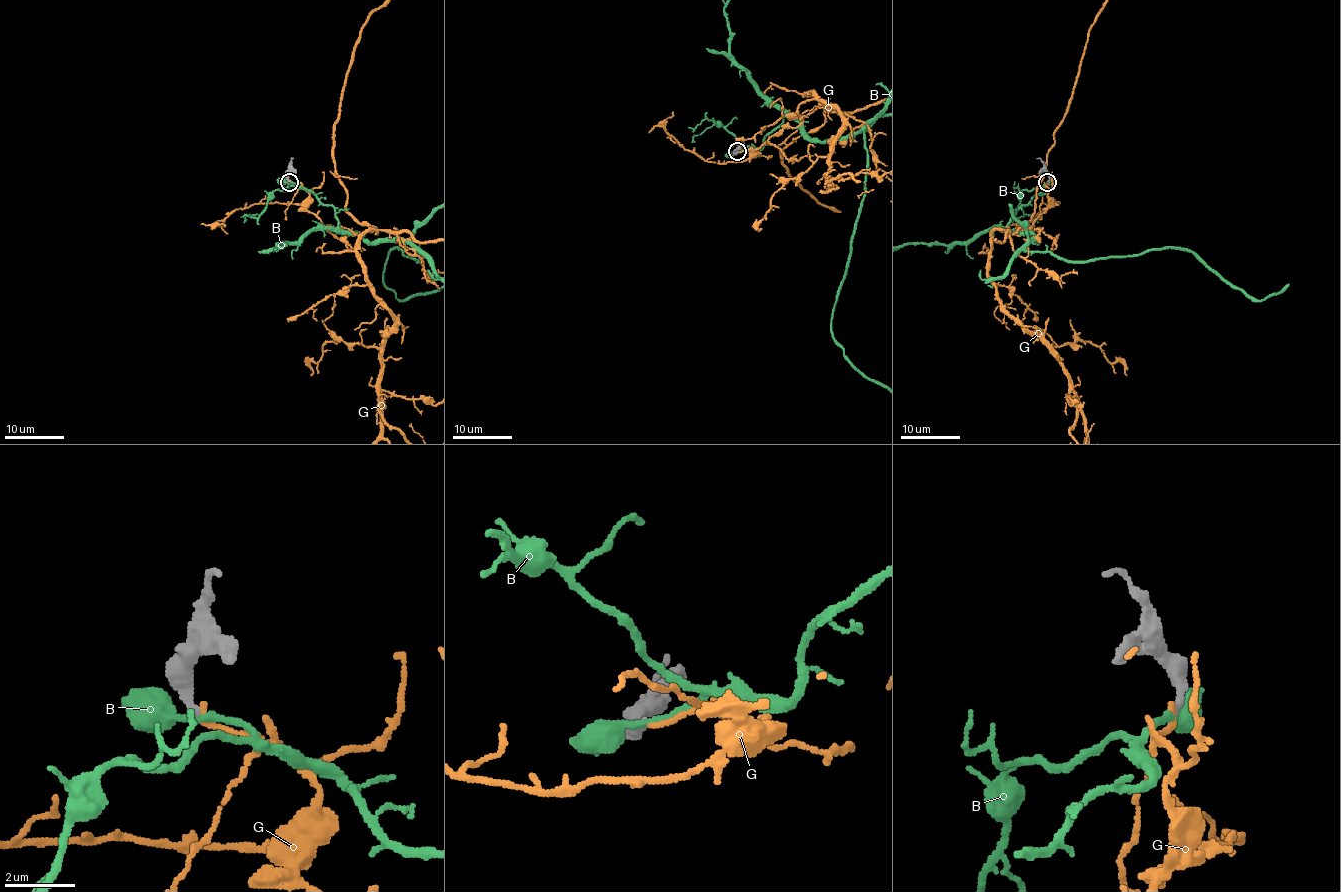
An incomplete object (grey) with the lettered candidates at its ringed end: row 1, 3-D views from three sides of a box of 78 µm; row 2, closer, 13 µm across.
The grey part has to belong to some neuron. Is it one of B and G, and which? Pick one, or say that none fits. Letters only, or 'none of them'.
none of them

